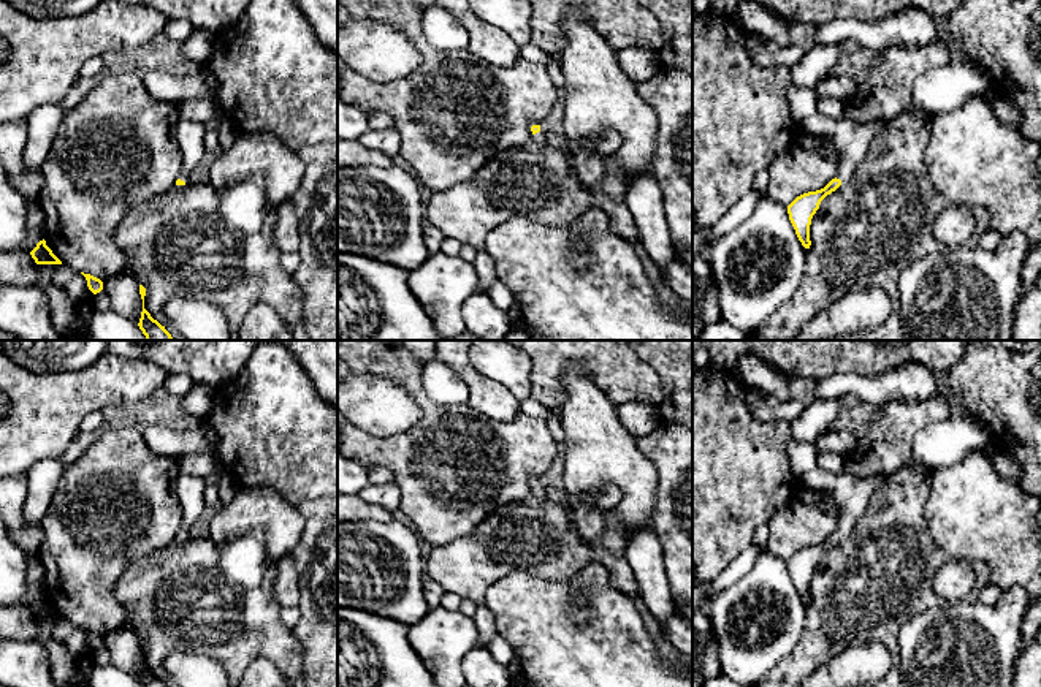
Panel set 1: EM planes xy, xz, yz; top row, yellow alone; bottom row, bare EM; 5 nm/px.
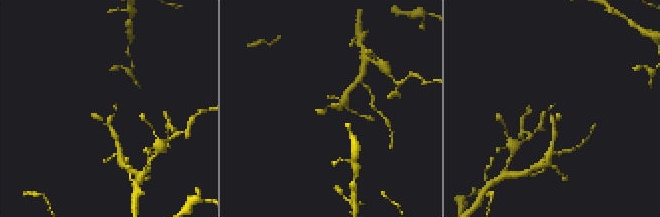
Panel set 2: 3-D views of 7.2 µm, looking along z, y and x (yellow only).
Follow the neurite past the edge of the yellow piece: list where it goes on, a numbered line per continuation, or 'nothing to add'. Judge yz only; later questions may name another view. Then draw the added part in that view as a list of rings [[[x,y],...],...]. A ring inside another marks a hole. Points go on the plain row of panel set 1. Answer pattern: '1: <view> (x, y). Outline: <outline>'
1: yz (851, 494). Outline: [[[787,443],[791,472],[797,486],[806,484],[829,492],[838,508],[840,524],[837,533],[846,537],[868,508],[873,492],[881,489],[889,476],[856,478],[849,470],[840,475],[822,470],[818,465],[814,443]]]

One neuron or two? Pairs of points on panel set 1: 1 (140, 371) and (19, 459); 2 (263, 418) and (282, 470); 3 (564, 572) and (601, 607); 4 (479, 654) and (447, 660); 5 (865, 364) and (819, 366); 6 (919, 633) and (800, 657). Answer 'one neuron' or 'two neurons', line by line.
1: one neuron
2: one neuron
3: two neurons
4: two neurons
5: one neuron
6: two neurons

